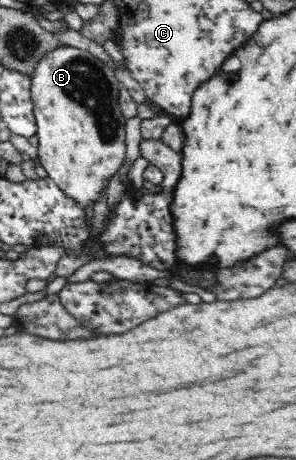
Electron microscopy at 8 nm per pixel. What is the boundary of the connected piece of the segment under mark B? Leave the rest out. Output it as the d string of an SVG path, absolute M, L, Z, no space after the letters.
M60 45L53 50L49 50L47 55L44 55L38 64L33 68L31 72L31 104L33 105L33 116L36 122L36 134L38 138L38 157L41 160L43 168L48 172L50 176L56 183L57 186L69 197L77 201L79 206L85 208L87 203L96 202L99 200L99 195L101 190L109 184L109 179L121 168L125 163L125 121L128 119L121 110L119 104L119 91L122 89L122 82L115 77L113 68L108 66L106 62L93 56L91 52L85 49L75 48L74 46Z

